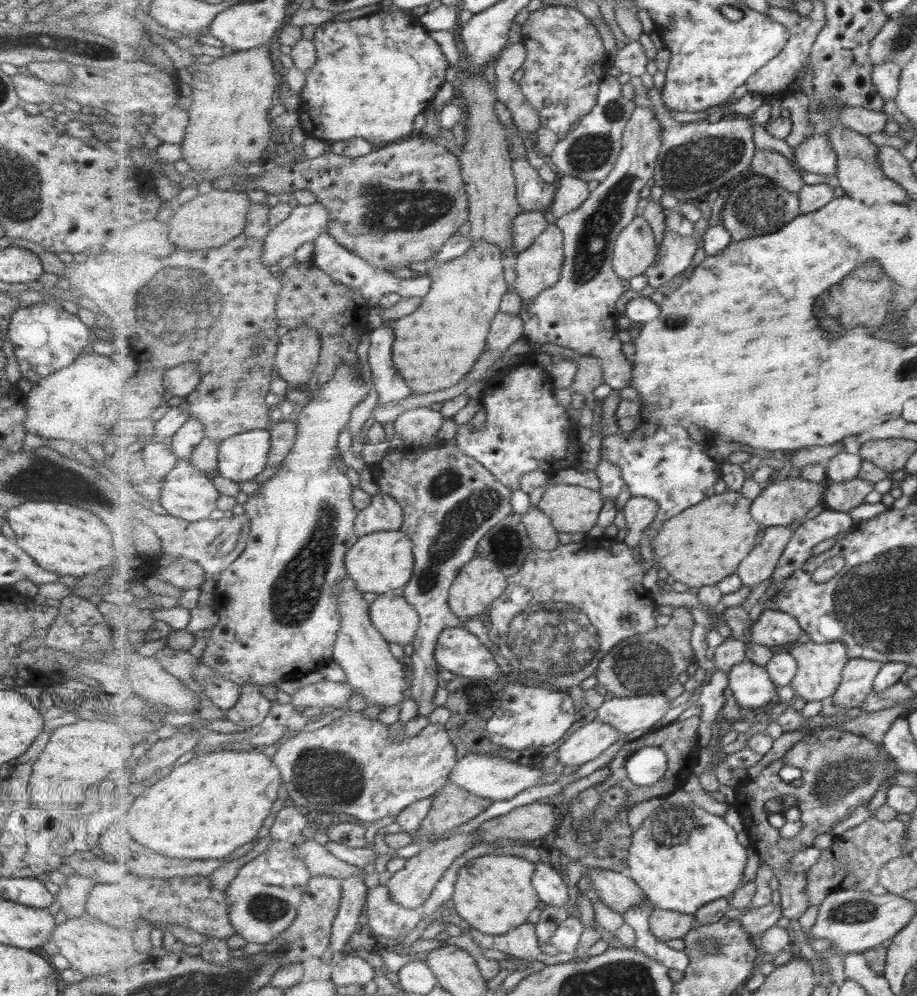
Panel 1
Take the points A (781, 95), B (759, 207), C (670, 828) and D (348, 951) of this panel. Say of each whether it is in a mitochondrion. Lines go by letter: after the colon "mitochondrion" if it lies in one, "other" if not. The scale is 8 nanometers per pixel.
A: other
B: mitochondrion
C: mitochondrion
D: other

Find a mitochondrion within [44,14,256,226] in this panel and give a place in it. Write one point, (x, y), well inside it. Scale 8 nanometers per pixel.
(93, 51)

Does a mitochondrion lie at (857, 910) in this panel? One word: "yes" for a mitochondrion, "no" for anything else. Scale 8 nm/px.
yes

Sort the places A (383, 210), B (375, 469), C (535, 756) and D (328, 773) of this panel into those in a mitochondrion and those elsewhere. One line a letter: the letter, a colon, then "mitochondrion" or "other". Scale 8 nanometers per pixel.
A: mitochondrion
B: other
C: other
D: mitochondrion

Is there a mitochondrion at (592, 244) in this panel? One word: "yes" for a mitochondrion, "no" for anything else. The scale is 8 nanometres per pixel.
yes

